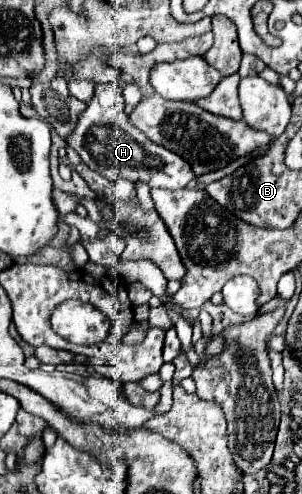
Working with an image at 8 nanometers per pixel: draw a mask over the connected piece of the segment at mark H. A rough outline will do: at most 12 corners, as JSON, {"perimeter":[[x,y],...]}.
{"perimeter":[[96,85],[64,141],[108,181],[176,191],[182,157],[128,121],[122,89]]}

